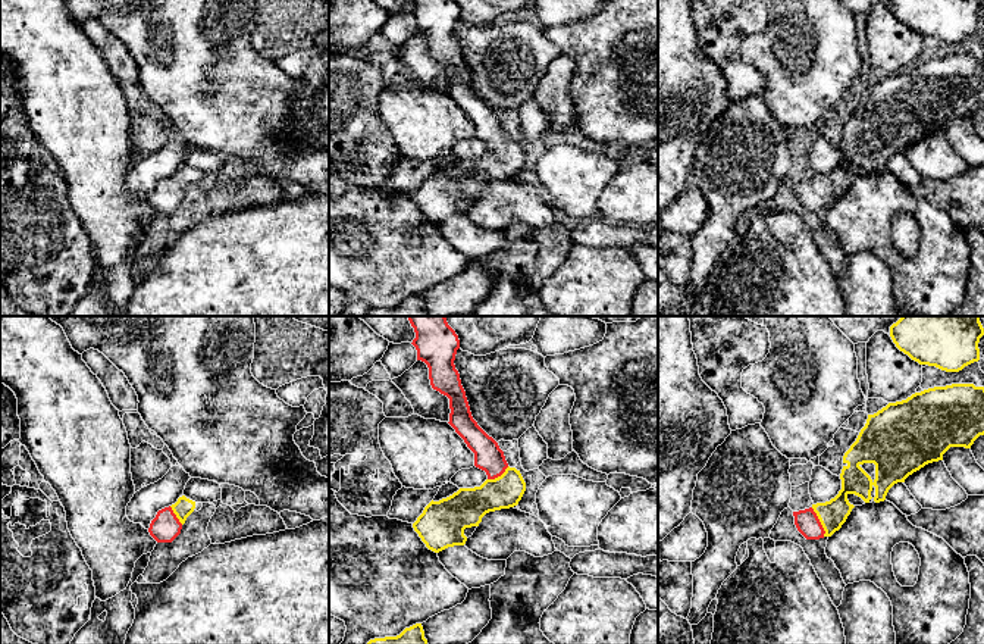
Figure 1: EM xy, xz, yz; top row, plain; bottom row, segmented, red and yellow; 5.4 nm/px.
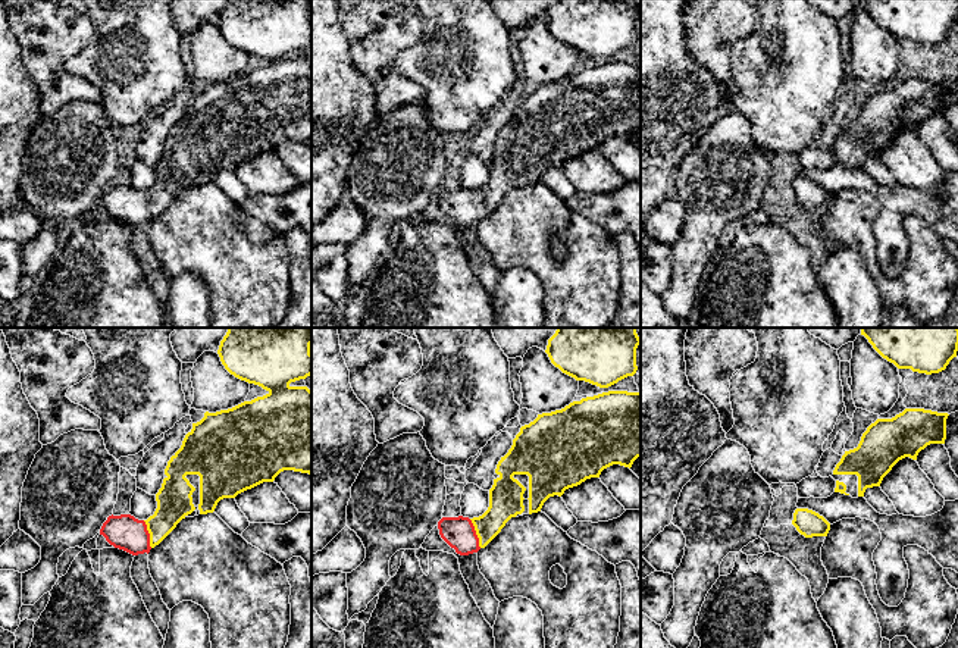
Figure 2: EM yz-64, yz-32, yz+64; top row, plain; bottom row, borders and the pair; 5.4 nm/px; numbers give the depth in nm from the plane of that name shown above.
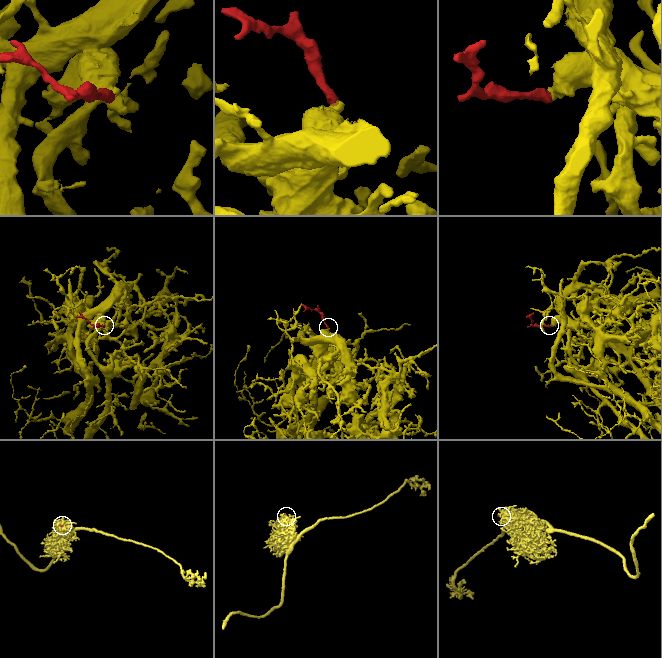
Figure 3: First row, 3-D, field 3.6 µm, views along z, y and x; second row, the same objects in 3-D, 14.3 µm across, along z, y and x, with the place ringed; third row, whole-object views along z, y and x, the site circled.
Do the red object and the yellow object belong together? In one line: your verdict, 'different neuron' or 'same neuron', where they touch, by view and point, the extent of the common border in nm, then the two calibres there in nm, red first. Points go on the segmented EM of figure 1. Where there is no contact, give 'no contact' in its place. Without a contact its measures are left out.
same neuron | yz (820, 522) | 180 nm | 130/150 nm

